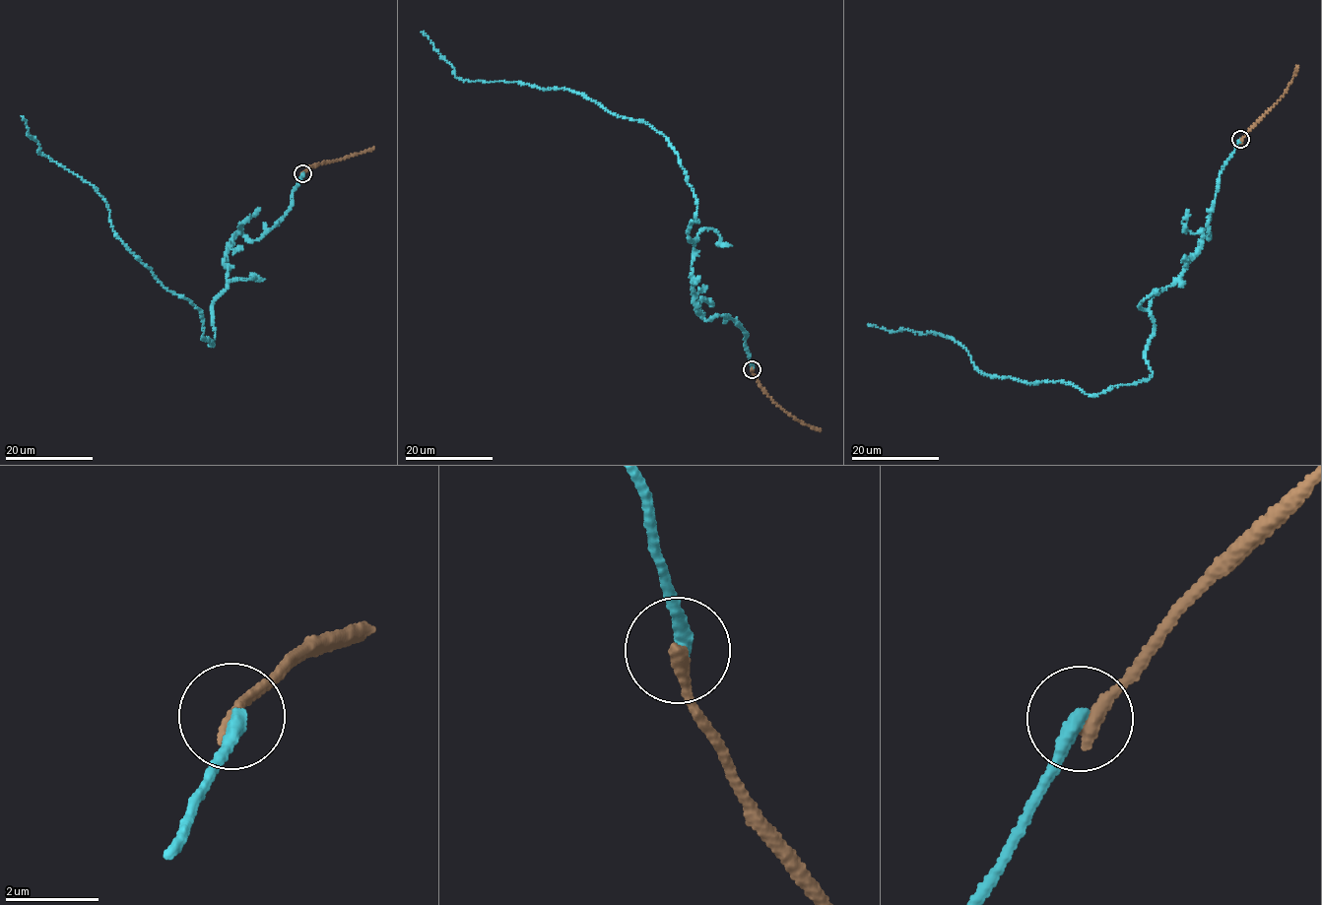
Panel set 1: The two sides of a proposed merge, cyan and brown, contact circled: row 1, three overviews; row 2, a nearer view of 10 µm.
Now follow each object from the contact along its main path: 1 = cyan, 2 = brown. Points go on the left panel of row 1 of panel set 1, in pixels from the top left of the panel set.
1: (302, 173), (283, 218), (230, 244), (210, 345), (199, 310), (136, 260), (93, 185), (39, 154), (22, 115)
2: (302, 173), (324, 162), (373, 148)

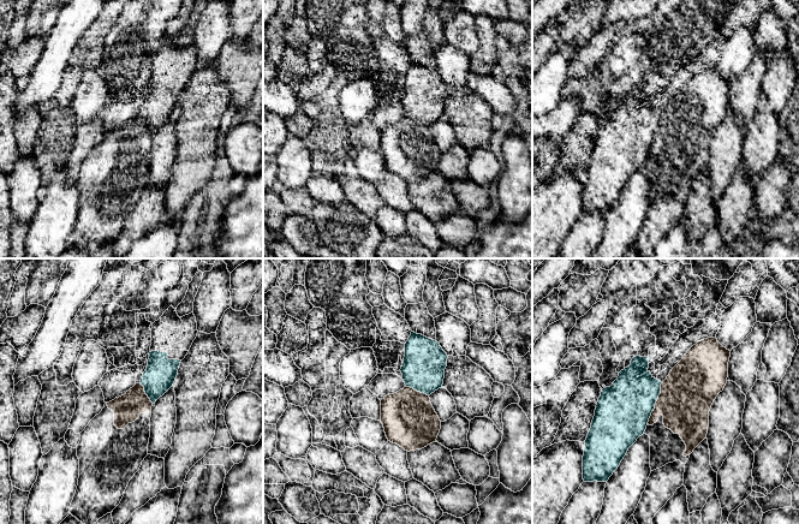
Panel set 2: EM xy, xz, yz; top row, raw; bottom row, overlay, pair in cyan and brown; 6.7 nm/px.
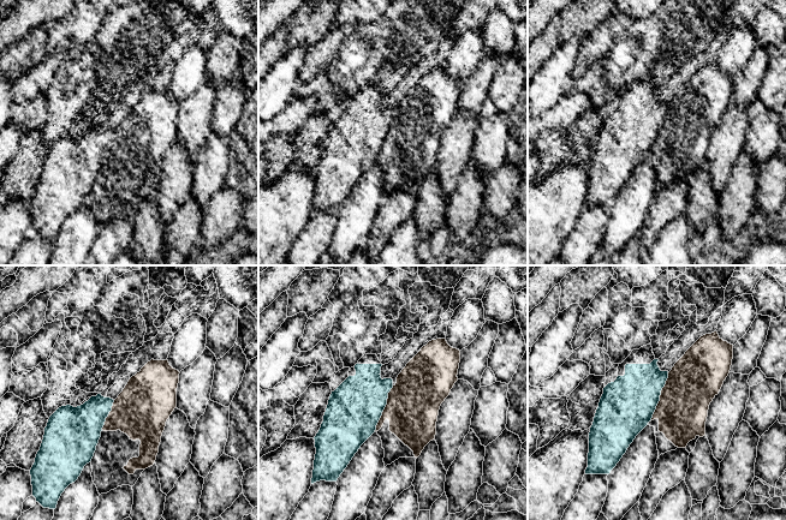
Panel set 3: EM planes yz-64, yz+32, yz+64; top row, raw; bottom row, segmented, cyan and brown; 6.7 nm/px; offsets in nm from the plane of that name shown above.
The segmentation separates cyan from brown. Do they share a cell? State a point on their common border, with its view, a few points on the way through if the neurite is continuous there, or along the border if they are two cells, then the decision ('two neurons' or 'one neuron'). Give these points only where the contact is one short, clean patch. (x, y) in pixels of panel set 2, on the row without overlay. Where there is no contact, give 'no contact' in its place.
contact yz (655, 134); two neurons

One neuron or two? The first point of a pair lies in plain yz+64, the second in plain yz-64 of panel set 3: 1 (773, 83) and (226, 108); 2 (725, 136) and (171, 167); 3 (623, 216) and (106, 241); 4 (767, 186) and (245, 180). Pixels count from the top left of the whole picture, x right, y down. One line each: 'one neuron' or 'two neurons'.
1: one neuron
2: one neuron
3: two neurons
4: two neurons

